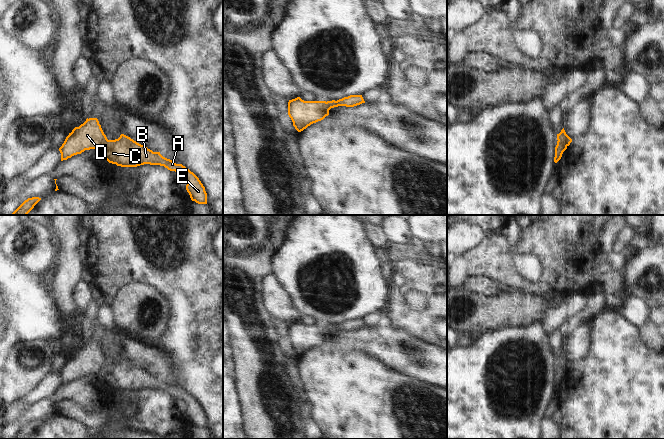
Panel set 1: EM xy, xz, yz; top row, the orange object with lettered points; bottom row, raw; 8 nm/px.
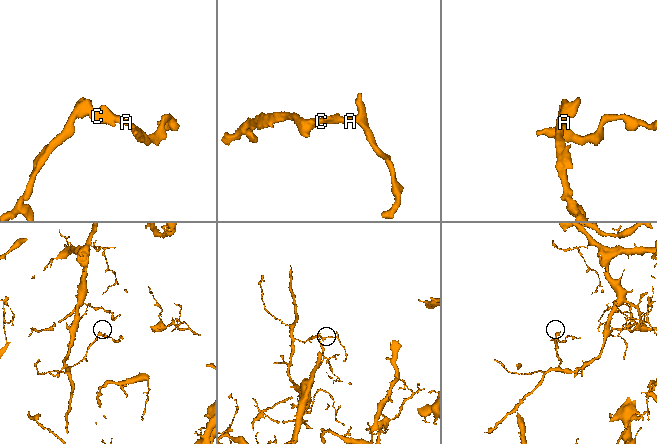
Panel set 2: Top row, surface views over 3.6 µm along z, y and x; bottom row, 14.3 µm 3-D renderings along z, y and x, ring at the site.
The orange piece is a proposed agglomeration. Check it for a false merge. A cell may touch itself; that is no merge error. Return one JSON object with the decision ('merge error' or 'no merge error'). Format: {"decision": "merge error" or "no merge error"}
{"decision": "merge error"}

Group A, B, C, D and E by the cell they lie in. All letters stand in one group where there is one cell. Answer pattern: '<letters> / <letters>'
A B C E / D

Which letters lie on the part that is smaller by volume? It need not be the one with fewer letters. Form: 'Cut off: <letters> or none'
Cut off: A, B, C, E

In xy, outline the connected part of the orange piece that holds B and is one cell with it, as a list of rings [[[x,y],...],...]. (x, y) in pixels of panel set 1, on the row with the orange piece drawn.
[[[121,134],[118,139],[105,140],[97,149],[97,155],[109,163],[121,167],[137,167],[144,164],[164,166],[179,173],[186,181],[186,190],[192,201],[207,204],[207,193],[199,178],[182,164],[163,157],[160,152],[153,152],[130,137]]]

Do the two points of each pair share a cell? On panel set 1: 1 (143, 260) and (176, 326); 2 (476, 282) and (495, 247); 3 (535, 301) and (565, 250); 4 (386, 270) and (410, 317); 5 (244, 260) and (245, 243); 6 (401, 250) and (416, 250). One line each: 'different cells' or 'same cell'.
1: same cell
2: different cells
3: different cells
4: different cells
5: different cells
6: same cell

